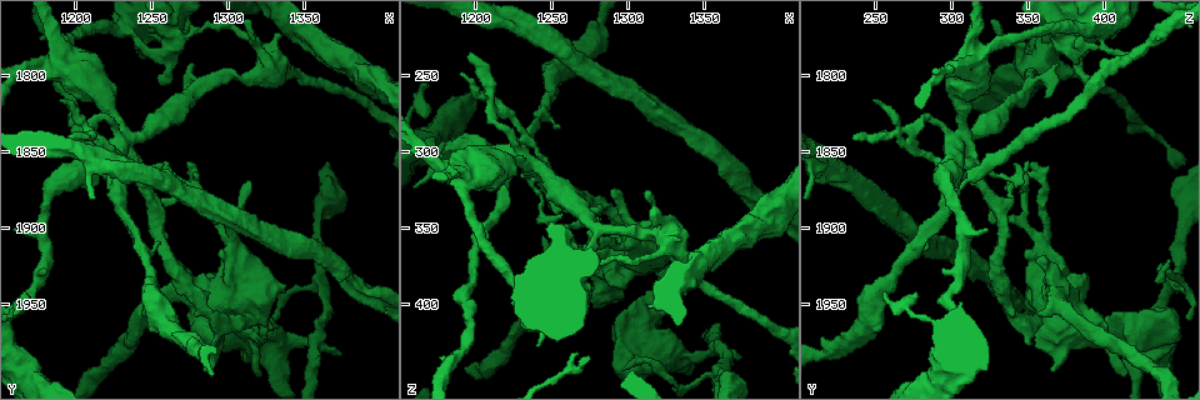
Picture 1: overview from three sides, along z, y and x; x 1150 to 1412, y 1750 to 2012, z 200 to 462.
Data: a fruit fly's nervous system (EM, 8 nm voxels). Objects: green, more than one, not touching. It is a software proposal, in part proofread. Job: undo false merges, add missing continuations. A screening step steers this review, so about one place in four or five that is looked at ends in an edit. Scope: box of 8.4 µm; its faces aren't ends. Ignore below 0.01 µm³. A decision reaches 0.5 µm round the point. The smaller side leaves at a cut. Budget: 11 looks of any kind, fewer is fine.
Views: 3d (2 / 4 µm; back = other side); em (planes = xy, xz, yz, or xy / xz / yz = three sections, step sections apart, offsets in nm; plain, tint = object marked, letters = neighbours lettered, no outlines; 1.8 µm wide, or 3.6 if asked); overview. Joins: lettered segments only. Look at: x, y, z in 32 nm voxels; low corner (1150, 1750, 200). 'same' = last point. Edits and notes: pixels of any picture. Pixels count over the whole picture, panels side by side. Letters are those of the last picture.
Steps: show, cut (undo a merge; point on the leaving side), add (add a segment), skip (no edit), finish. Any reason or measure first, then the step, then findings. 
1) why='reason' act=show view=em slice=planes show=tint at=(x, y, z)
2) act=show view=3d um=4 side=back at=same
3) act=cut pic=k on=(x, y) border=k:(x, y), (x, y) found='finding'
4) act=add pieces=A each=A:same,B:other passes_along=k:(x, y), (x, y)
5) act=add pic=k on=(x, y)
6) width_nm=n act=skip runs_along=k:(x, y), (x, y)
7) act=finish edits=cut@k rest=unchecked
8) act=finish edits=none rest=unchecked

why='free end' act=show view=3d um=4 at=(1312, 1870, 346)

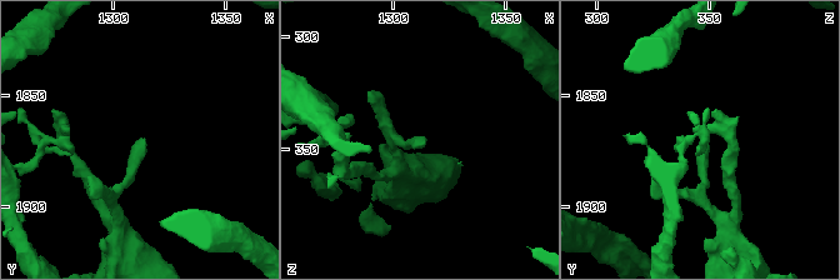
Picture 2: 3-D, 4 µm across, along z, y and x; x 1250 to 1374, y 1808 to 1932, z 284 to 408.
why='shape alone is not enough' act=show view=em slice=planes show=letters at=(1313, 1868, 349)

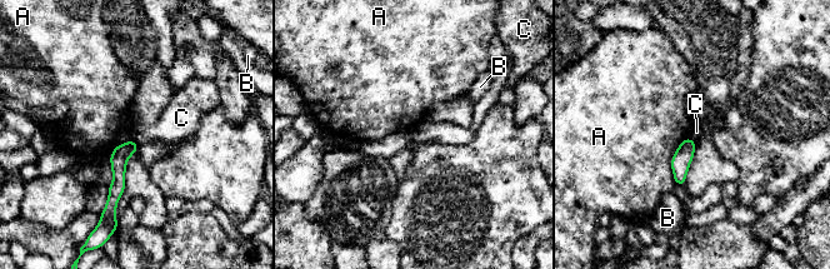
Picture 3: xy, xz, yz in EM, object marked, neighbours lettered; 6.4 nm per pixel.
act=skip each=A:other,B:other,C:other runs_along=3:(131, 144), (119, 158), (111, 203) found='no lettered segment goes on from it'

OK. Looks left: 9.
why='branch stops here' act=show view=em slice=xz step=8 show=tint at=(1254, 1804, 390)

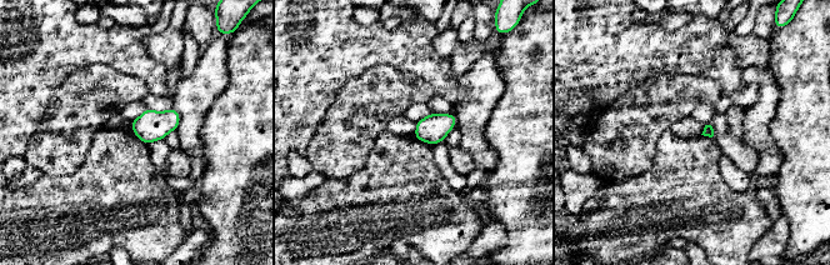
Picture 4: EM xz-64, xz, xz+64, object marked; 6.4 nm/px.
act=show view=em slice=planes show=letters at=same

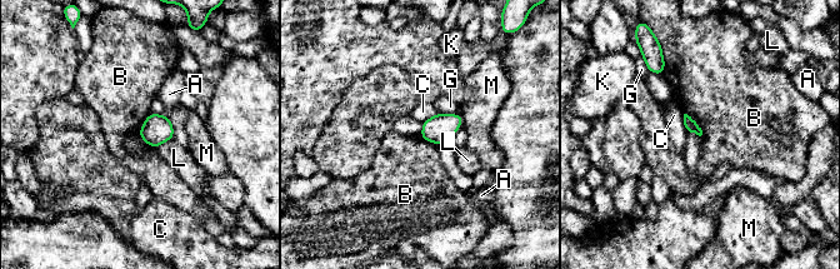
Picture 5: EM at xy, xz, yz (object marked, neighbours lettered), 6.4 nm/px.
act=skip each=A:other,B:other,C:other,G:other,K:other,L:other,M:other border=5:(684, 113), (696, 123), (701, 135) found='none of them fits'

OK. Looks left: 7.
why='arms part here' act=show view=3d um=4 at=(1218, 1846, 274)

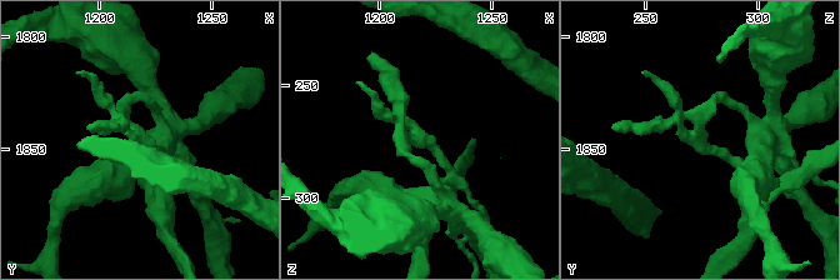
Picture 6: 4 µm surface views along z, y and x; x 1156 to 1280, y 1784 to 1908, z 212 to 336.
act=show view=em um=3.6 slice=xy step=4 show=tint at=(1218, 1845, 273)

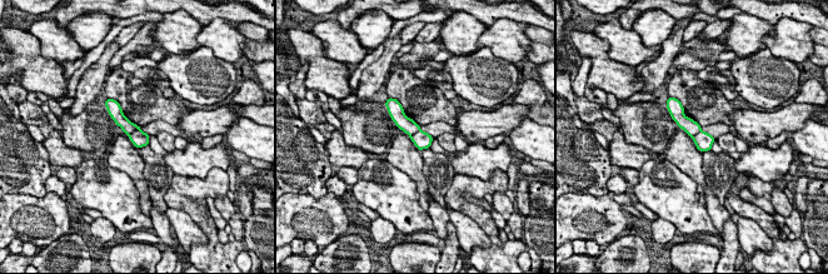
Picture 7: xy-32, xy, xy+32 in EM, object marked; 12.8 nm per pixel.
act=show view=em um=3.6 slice=planes show=letters at=same

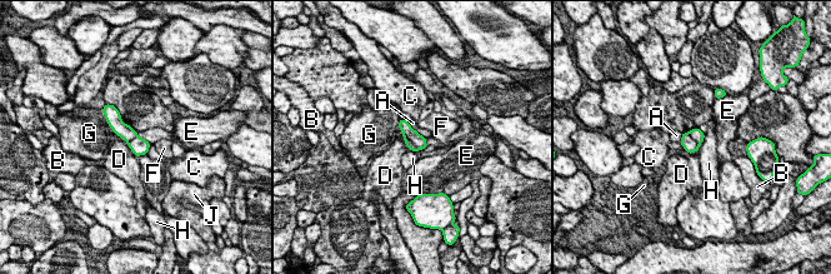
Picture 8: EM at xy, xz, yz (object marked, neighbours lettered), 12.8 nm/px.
width_nm=220 act=cut pic=8 on=(408, 131) each=A:other,B:other,C:other,D:other,E:other,F:other,G:other,H:other,J:other found='two neurons meet here'

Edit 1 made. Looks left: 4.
why='see it whole again' act=show view=overview

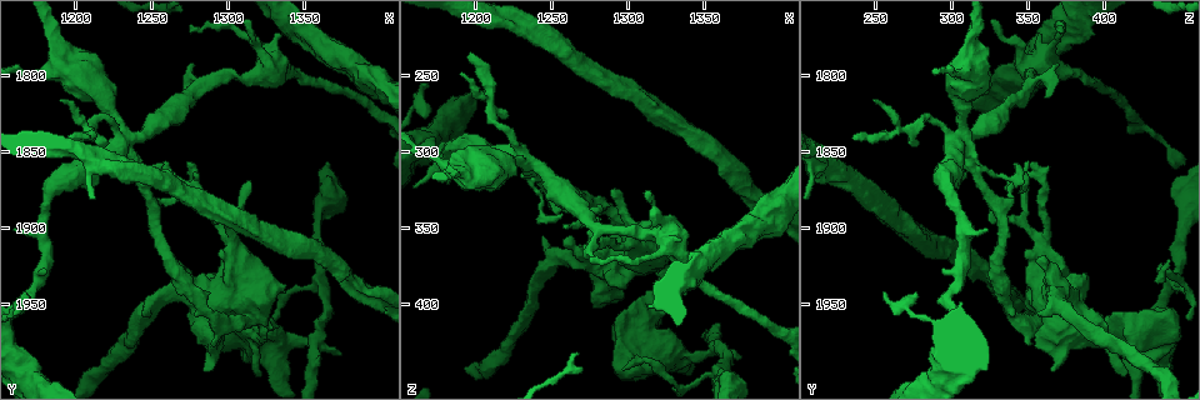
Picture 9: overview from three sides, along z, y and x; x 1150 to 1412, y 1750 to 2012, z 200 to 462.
why='abrupt turn' act=show view=em slice=xz step=4 show=letters at=(1354, 1976, 428)

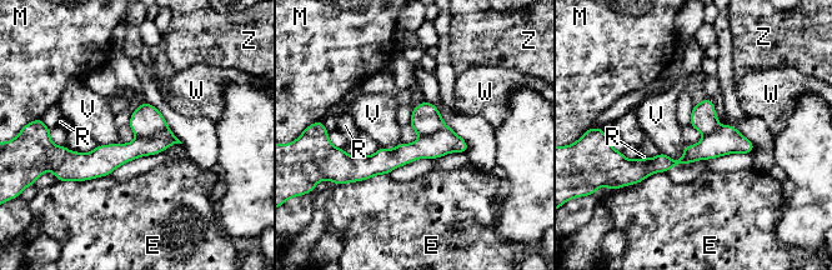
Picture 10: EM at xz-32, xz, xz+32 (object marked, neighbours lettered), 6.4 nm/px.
longest_contact=E:300nm act=cut pic=10 on=(119, 154) each=E:other,M:other,R:other,V:other,W:other,Z:other border=10:(169, 129), (149, 138), (136, 138) found='a second neuron is stuck on'

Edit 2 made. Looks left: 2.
act=finish edits=cut@8,cut@10 rest=unchecked

